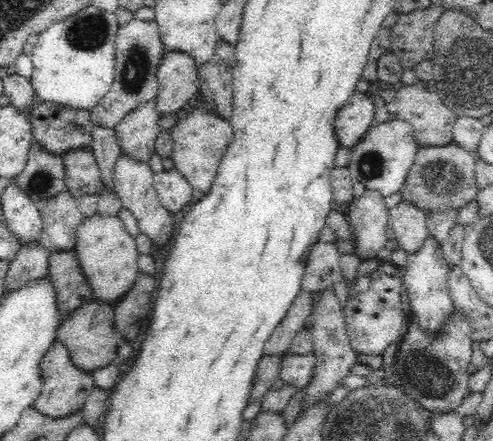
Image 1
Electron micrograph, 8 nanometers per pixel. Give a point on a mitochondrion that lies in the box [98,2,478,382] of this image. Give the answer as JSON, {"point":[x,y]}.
{"point":[438,179]}

